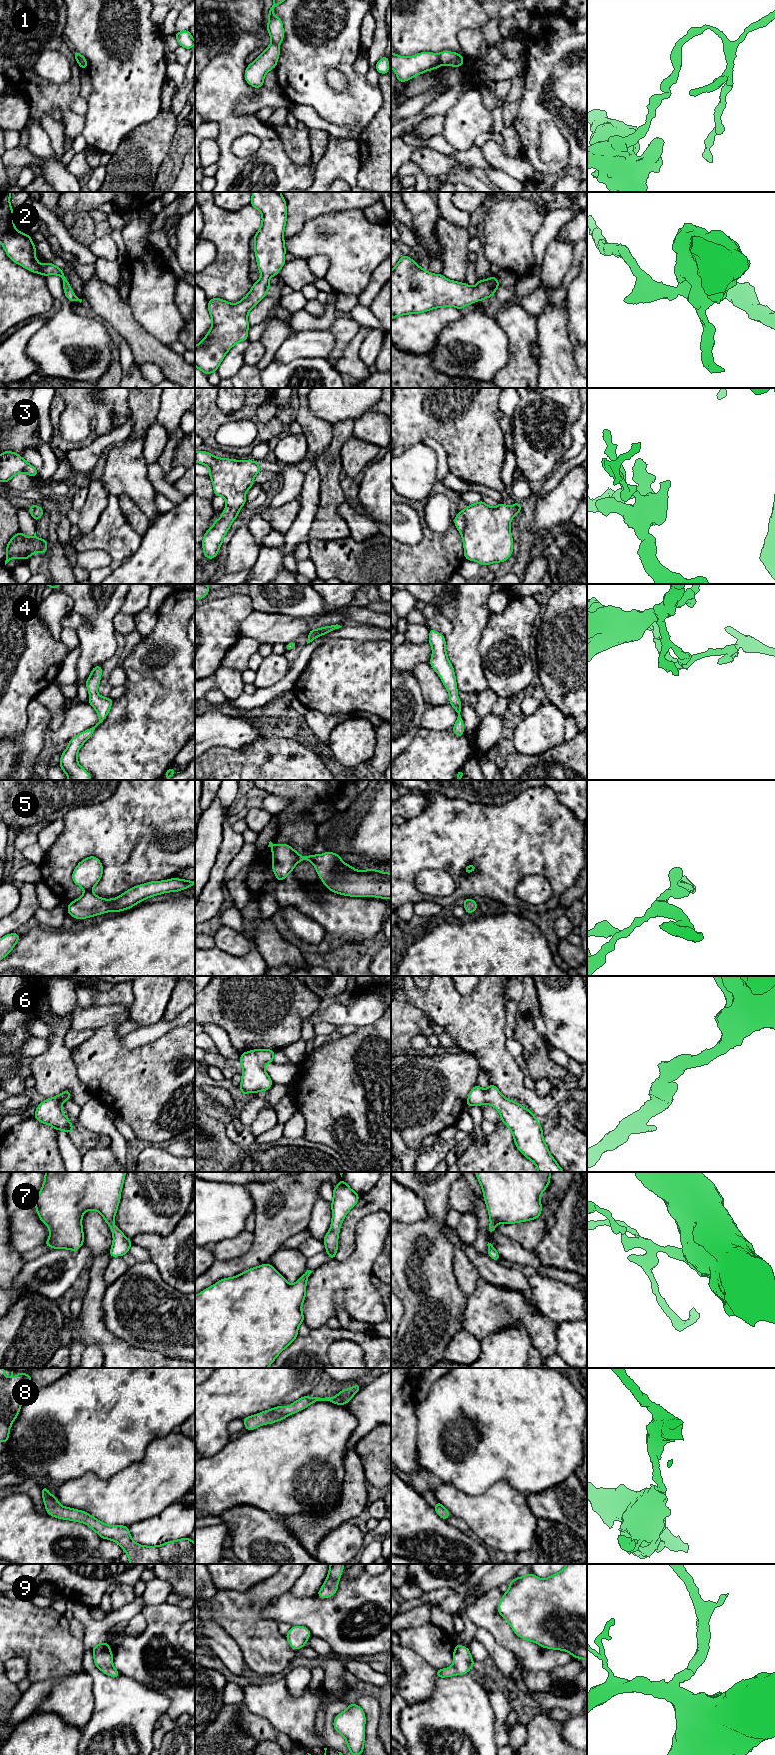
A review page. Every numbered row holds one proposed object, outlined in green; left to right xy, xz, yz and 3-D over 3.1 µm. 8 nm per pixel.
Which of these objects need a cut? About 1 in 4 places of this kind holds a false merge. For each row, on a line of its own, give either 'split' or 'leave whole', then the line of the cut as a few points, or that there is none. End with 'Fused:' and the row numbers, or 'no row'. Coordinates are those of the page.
1: split | yz (437, 54), (441, 64)
2: leave whole | no cut
3: leave whole | no cut
4: leave whole | no cut
5: leave whole | no cut
6: leave whole | no cut
7: leave whole | no cut
8: leave whole | no cut
9: leave whole | no cut
Fused: 1

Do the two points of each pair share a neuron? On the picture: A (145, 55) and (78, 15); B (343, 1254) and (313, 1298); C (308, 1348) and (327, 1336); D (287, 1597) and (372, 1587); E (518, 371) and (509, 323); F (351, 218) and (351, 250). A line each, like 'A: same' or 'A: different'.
A: same
B: different
C: same
D: same
E: same
F: same

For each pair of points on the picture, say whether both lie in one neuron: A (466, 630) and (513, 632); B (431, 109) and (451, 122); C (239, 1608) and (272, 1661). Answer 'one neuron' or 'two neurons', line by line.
A: two neurons
B: two neurons
C: one neuron

